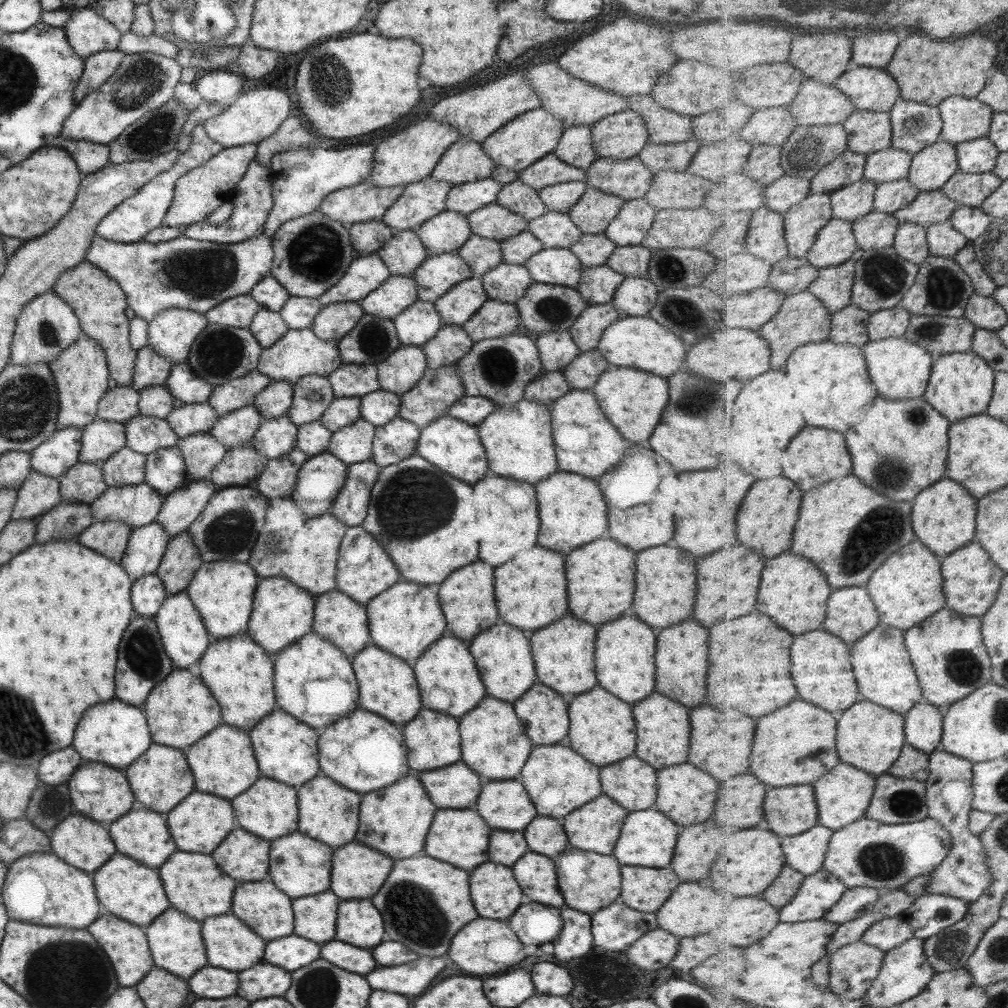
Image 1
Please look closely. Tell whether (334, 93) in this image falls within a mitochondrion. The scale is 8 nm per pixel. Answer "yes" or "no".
yes

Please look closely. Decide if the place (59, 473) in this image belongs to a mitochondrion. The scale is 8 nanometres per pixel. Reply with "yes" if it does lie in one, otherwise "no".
no

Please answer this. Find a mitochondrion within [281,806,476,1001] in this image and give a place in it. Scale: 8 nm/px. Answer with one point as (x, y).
(413, 912)

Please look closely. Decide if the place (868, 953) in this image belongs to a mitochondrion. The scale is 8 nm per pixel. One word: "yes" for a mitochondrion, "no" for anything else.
no

